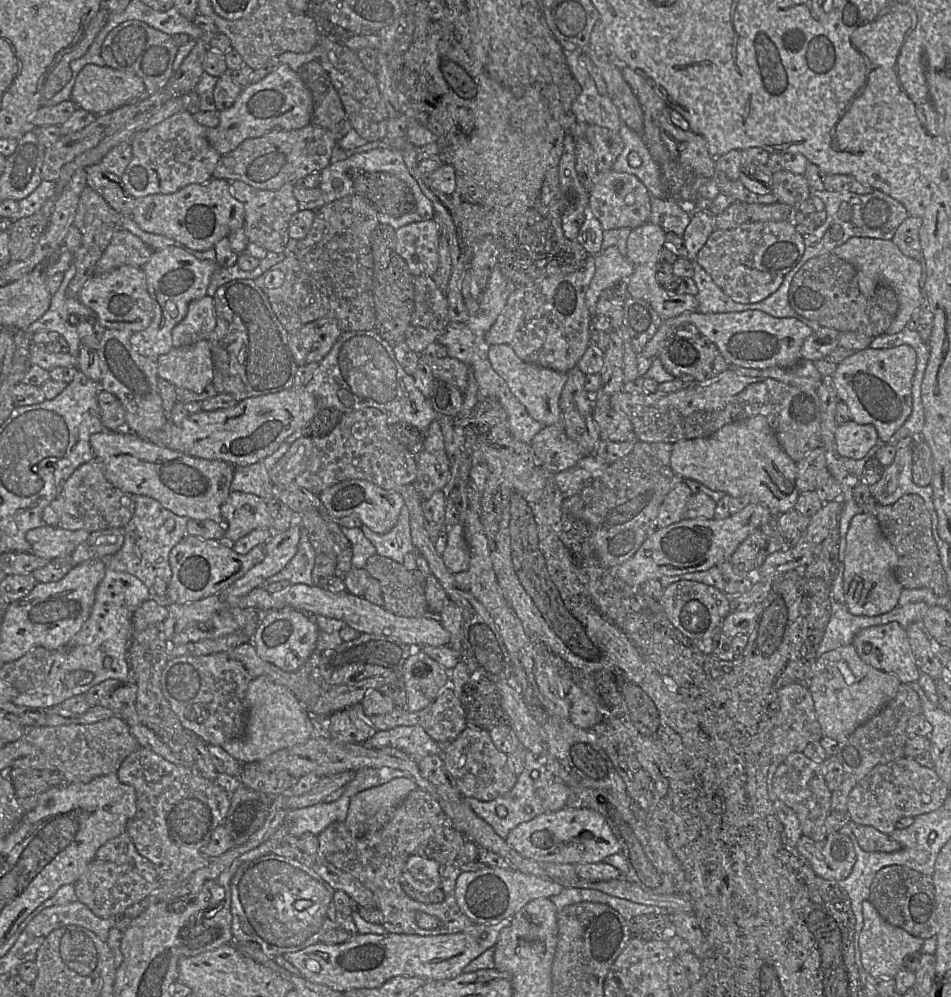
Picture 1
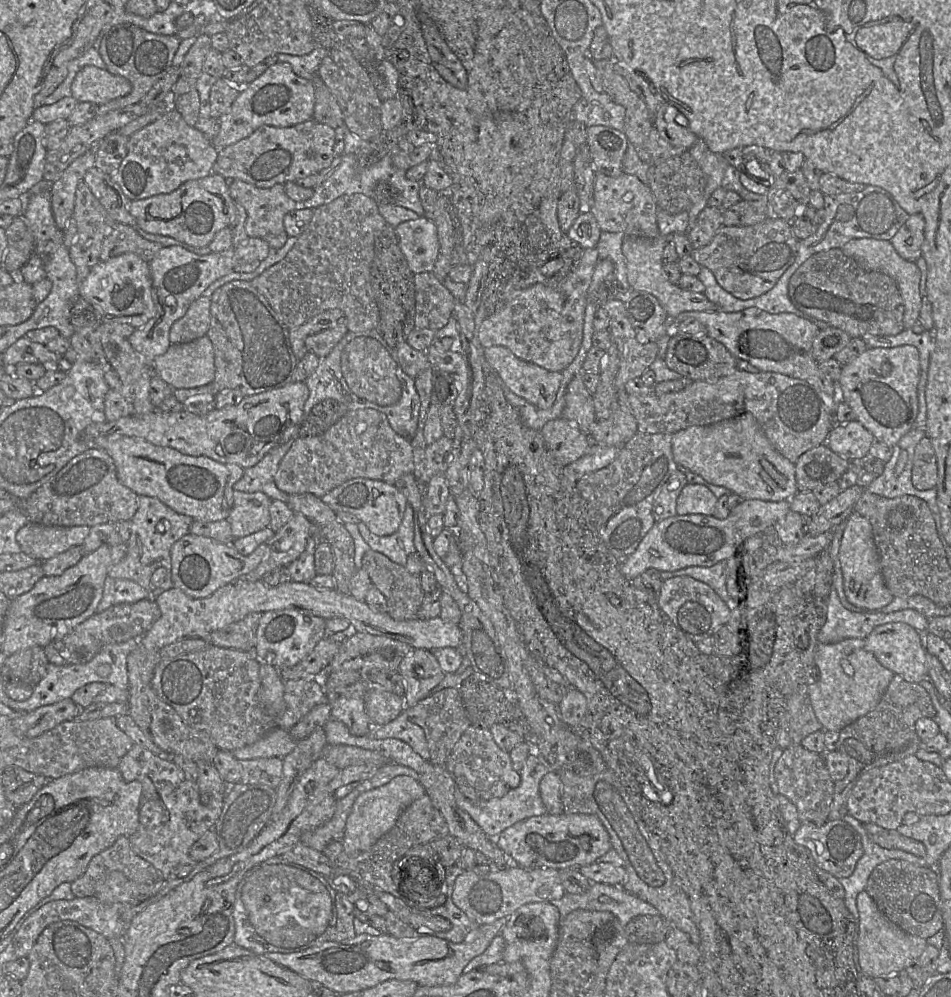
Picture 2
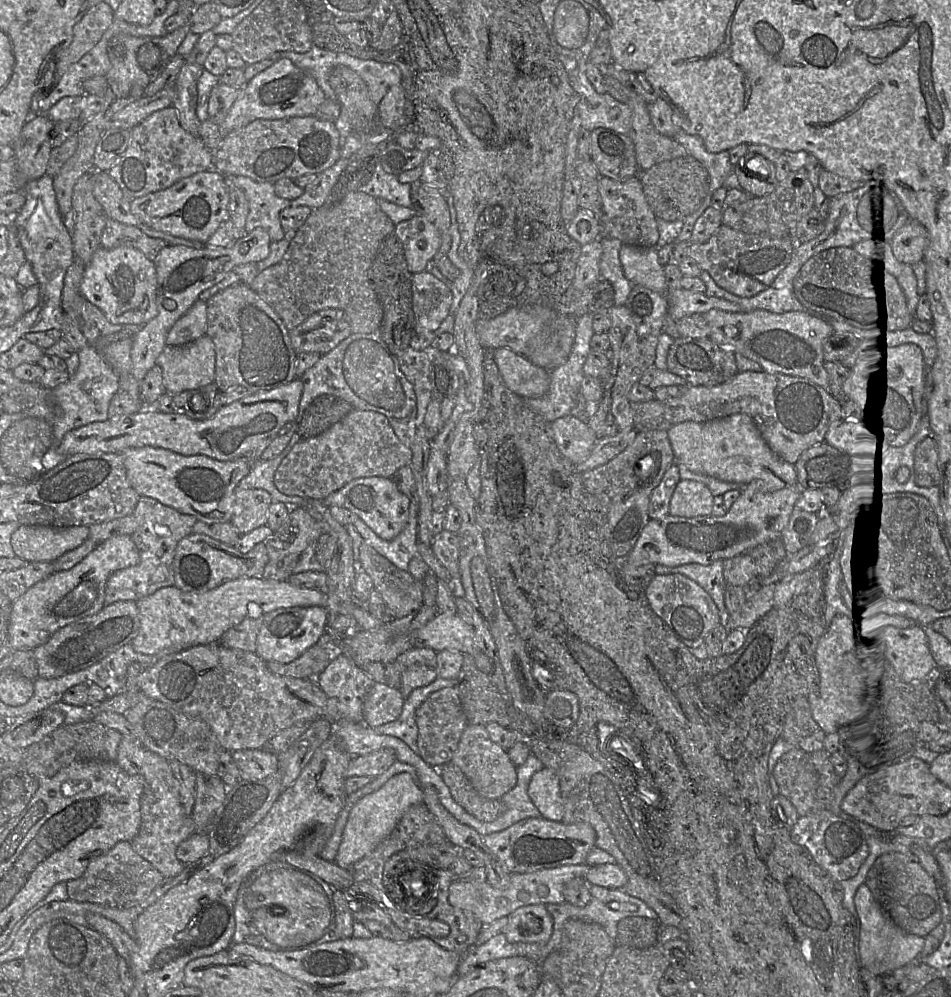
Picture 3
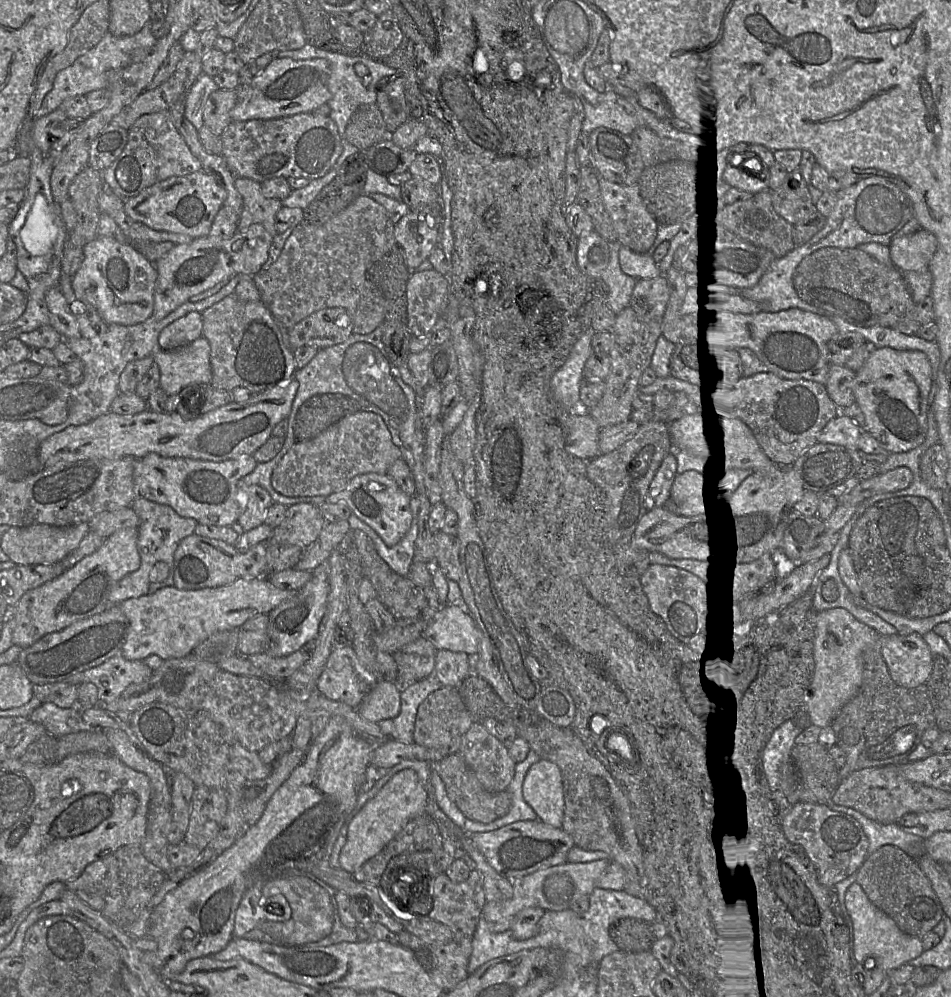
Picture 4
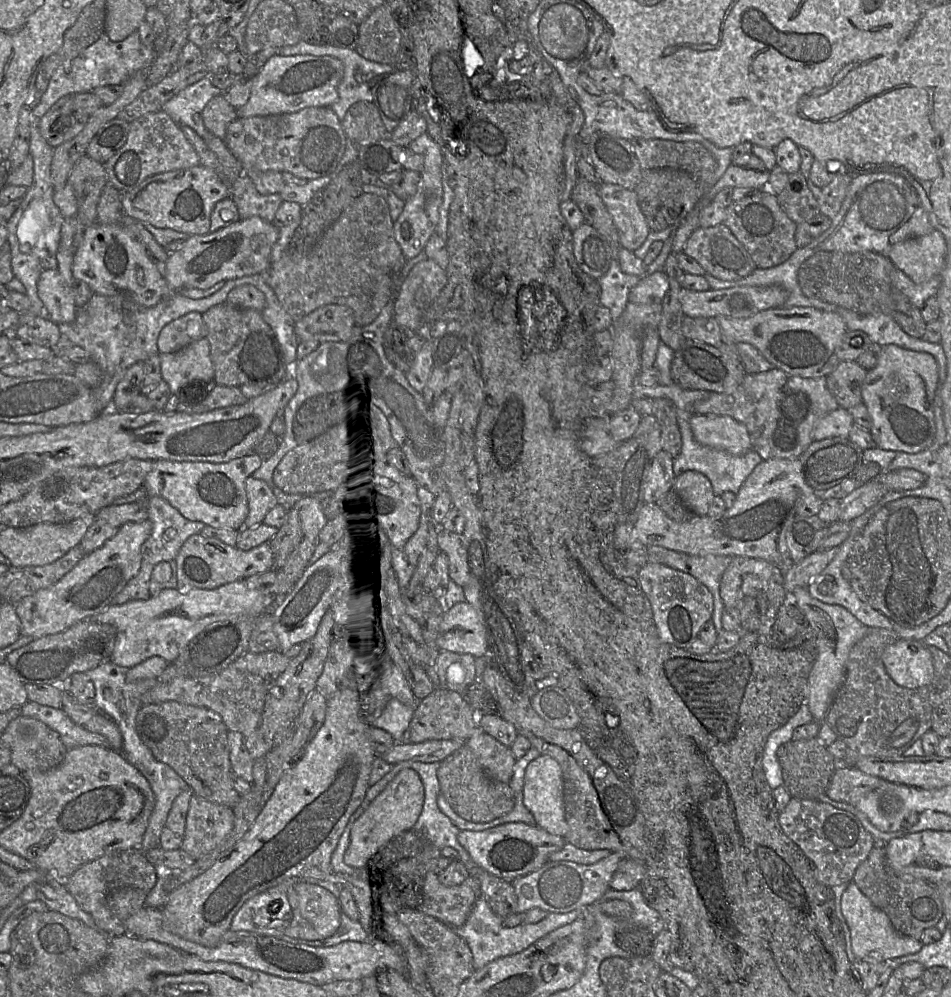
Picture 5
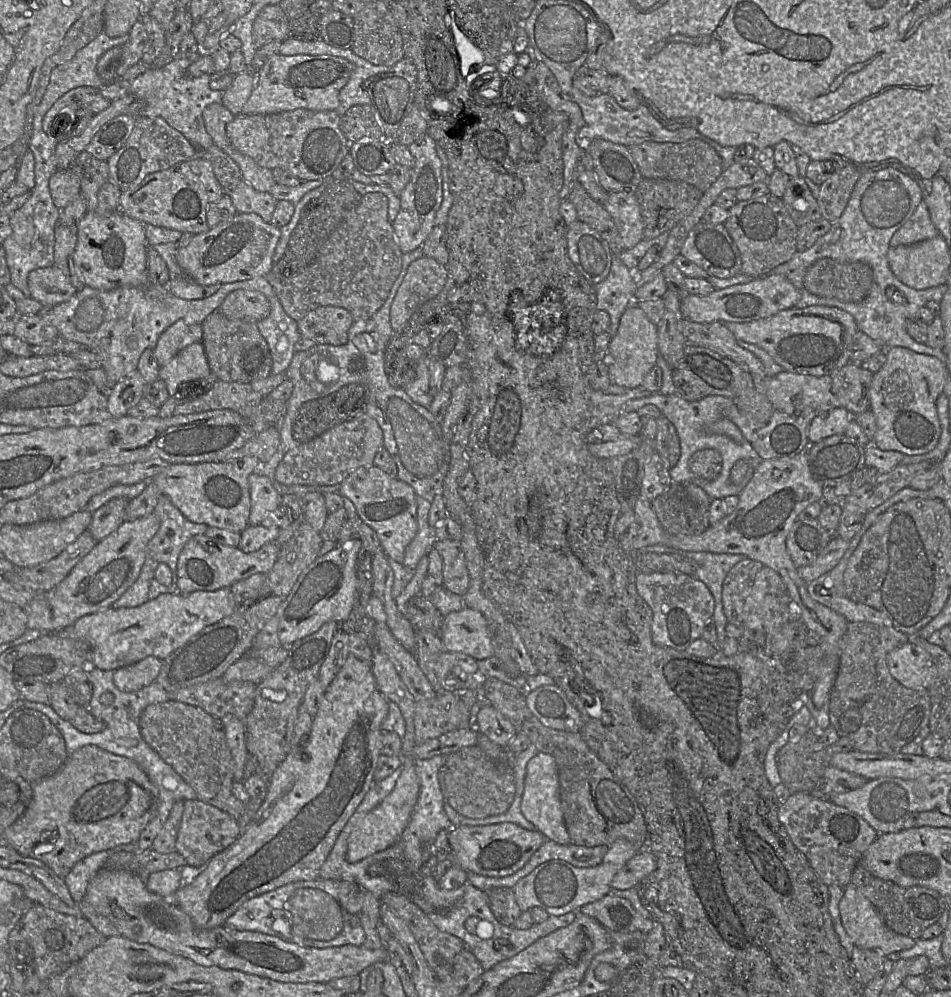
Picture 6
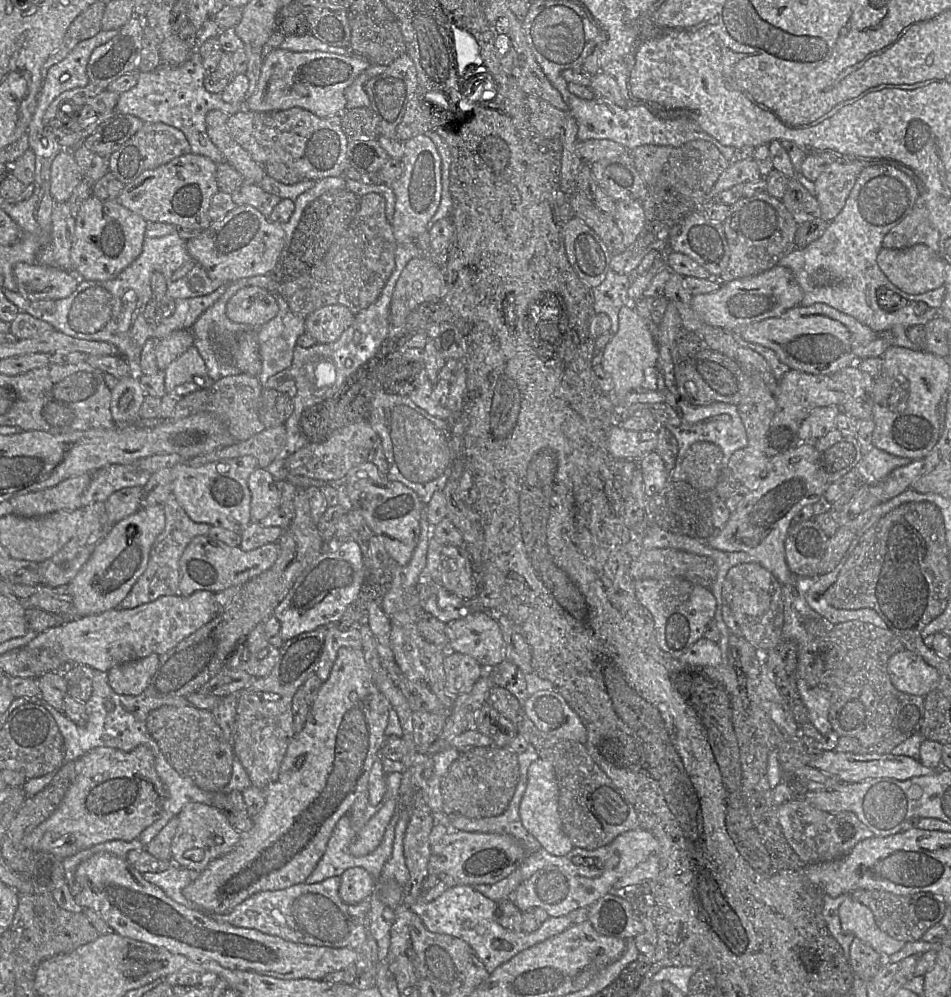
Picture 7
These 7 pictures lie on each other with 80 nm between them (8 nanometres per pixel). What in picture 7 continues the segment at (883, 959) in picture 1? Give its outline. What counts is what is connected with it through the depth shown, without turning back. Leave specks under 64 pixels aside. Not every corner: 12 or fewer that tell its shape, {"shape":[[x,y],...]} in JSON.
{"shape":[[850,895],[839,917],[845,933],[884,957],[906,944],[883,932],[872,911]]}

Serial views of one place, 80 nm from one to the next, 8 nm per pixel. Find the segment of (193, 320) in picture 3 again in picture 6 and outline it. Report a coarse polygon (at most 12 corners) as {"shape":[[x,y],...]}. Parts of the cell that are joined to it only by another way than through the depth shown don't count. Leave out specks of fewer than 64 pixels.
{"shape":[[178,320],[154,348],[159,368],[190,344],[202,325]]}

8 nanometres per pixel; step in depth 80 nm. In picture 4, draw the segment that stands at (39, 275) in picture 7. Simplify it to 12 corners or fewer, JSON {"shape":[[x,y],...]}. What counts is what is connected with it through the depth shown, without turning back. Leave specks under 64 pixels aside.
{"shape":[[58,286],[46,292],[50,325],[62,338],[81,337]]}

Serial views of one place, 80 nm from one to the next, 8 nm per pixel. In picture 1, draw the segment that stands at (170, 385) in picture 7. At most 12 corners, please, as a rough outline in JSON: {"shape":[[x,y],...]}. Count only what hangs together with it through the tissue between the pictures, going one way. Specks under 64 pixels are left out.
{"shape":[[208,340],[173,346],[155,361],[158,377],[201,392],[212,383]]}

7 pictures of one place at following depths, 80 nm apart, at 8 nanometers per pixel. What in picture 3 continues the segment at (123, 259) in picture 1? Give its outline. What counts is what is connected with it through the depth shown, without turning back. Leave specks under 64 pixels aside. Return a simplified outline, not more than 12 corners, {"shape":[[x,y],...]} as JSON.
{"shape":[[109,218],[105,249],[132,247],[152,262],[166,246],[137,227]]}

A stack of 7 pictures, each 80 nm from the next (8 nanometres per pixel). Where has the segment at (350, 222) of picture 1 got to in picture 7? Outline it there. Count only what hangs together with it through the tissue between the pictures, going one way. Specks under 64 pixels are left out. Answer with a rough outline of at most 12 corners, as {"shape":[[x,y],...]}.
{"shape":[[381,195],[278,294],[305,318],[379,298],[398,245]]}

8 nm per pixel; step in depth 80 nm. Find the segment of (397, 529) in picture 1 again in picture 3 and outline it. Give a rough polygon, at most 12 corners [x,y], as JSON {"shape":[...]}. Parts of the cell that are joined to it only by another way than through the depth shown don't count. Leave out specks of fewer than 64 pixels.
{"shape":[[417,496],[392,540],[378,537],[361,519],[353,525],[363,541],[397,568],[408,571],[417,555]]}

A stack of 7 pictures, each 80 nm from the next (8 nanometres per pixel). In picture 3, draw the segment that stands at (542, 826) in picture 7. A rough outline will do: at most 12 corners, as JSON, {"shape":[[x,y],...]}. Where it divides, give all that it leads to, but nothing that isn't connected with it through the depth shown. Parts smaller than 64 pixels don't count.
{"shape":[[544,767],[530,780],[528,795],[541,817],[562,821],[560,780]]}

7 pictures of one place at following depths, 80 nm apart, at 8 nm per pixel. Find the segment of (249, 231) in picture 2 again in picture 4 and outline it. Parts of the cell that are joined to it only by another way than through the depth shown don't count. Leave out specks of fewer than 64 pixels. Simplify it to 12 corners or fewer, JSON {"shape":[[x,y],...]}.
{"shape":[[235,177],[243,201],[238,230],[261,224],[271,236],[282,200],[263,196],[261,184]]}

